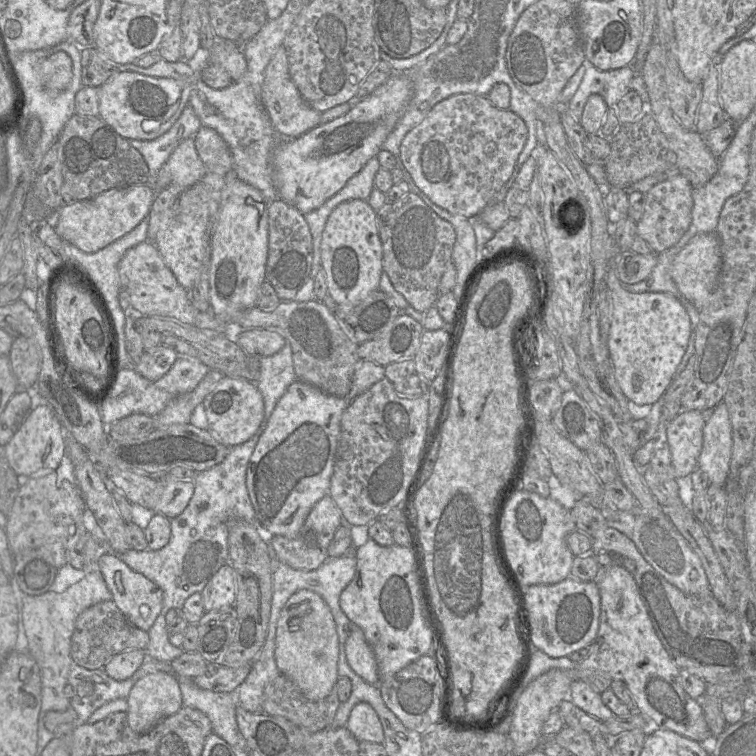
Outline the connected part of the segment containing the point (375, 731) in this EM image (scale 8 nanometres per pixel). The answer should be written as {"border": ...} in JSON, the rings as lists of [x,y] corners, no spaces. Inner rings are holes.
{"border":[[[359,702],[352,708],[346,727],[360,740],[384,744],[382,723],[368,702]]]}

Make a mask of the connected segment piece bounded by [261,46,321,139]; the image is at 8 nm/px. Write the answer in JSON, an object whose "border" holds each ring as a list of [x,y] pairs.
{"border":[[[277,49],[264,71],[261,86],[261,102],[276,131],[284,139],[295,139],[320,125],[320,114],[313,109],[300,95],[291,80],[288,70],[288,60],[285,49]]]}

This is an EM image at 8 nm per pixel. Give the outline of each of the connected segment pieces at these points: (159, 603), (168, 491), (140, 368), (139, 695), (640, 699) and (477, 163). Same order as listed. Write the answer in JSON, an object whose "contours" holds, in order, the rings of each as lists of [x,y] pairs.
{"contours":[[[[113,552],[103,554],[96,563],[104,581],[113,595],[113,601],[131,624],[147,631],[152,627],[163,607],[163,592],[152,581],[132,570],[119,555]]],[[[169,476],[159,478],[163,480],[163,493],[155,508],[151,510],[173,519],[185,510],[192,498],[194,480],[177,480]]],[[[159,345],[145,350],[140,361],[134,365],[134,369],[146,379],[155,381],[171,369],[177,358],[178,354],[173,349]]],[[[164,672],[148,674],[139,679],[132,687],[127,702],[129,726],[138,734],[147,733],[161,720],[177,713],[183,706],[178,679]]],[[[620,566],[601,567],[601,575],[594,582],[600,594],[599,628],[590,654],[581,662],[575,663],[574,668],[595,670],[605,673],[612,680],[623,681],[634,699],[636,711],[647,719],[647,725],[652,725],[653,729],[668,729],[699,743],[711,742],[714,737],[705,720],[703,708],[698,700],[692,699],[683,689],[680,669],[657,637],[633,576]]],[[[456,94],[438,104],[404,137],[401,161],[414,183],[435,204],[468,219],[477,218],[510,179],[528,136],[525,122],[515,113],[495,107],[486,96]]]]}

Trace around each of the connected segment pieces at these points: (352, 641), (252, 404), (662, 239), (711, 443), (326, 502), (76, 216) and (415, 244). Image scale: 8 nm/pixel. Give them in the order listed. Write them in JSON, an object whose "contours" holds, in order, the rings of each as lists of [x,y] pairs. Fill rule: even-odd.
{"contours":[[[[353,625],[345,642],[345,655],[351,669],[363,680],[378,685],[380,675],[374,652],[360,627]]],[[[224,376],[205,397],[208,429],[228,447],[243,444],[254,436],[264,418],[264,401],[261,392],[246,379]]],[[[679,174],[656,184],[645,194],[644,214],[637,222],[637,235],[646,241],[656,254],[674,246],[688,230],[693,208],[692,191],[689,180]]],[[[721,402],[706,415],[702,450],[698,458],[697,468],[708,476],[710,484],[725,487],[732,446],[731,420],[725,403]]],[[[330,494],[320,499],[309,512],[301,530],[292,539],[281,535],[274,535],[269,539],[272,550],[277,559],[293,569],[315,570],[319,568],[328,558],[328,547],[333,539],[334,533],[341,525],[341,513]]],[[[135,185],[109,189],[92,199],[62,205],[52,214],[55,217],[55,231],[85,253],[95,253],[133,230],[147,218],[156,191],[150,185]]],[[[409,192],[398,201],[385,203],[377,211],[377,225],[383,247],[382,267],[396,291],[401,293],[415,310],[426,313],[439,297],[439,284],[452,263],[456,232],[451,223],[438,216],[418,195]]]]}

